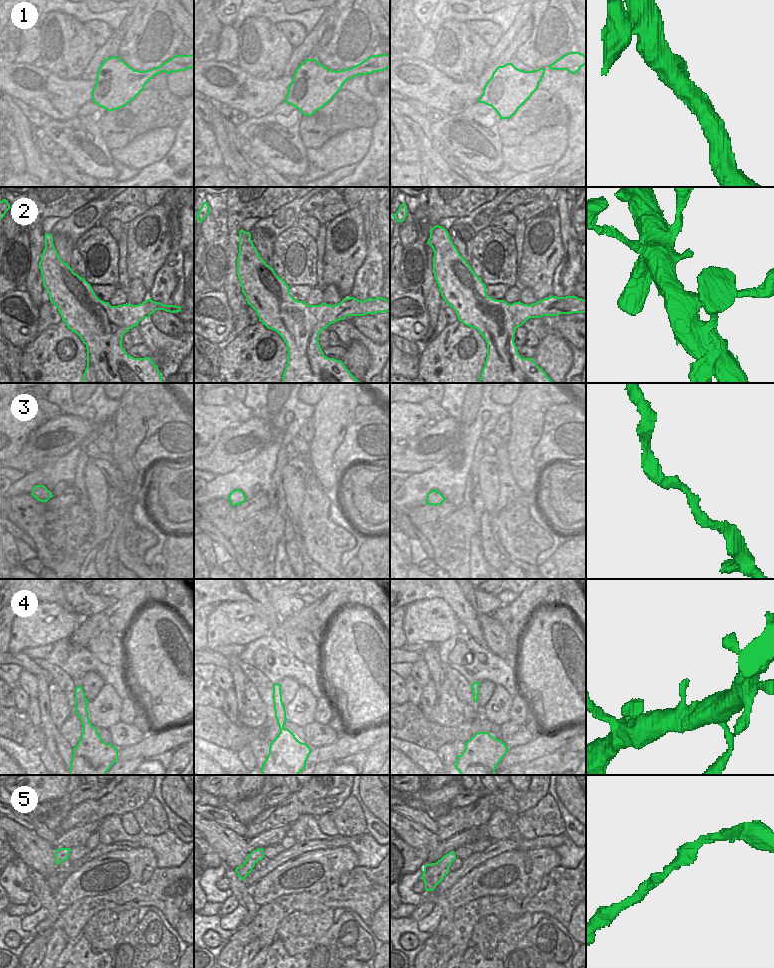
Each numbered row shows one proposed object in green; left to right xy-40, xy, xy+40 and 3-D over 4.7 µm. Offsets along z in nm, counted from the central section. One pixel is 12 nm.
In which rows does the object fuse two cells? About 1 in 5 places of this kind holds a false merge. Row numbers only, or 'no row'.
no row

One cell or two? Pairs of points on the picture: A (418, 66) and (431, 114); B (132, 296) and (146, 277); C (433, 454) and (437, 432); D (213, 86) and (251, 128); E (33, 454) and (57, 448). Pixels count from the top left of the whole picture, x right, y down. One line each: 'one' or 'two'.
A: two
B: two
C: one
D: two
E: one

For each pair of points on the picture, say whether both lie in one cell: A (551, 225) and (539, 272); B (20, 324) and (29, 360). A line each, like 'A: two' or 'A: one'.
A: one
B: two

